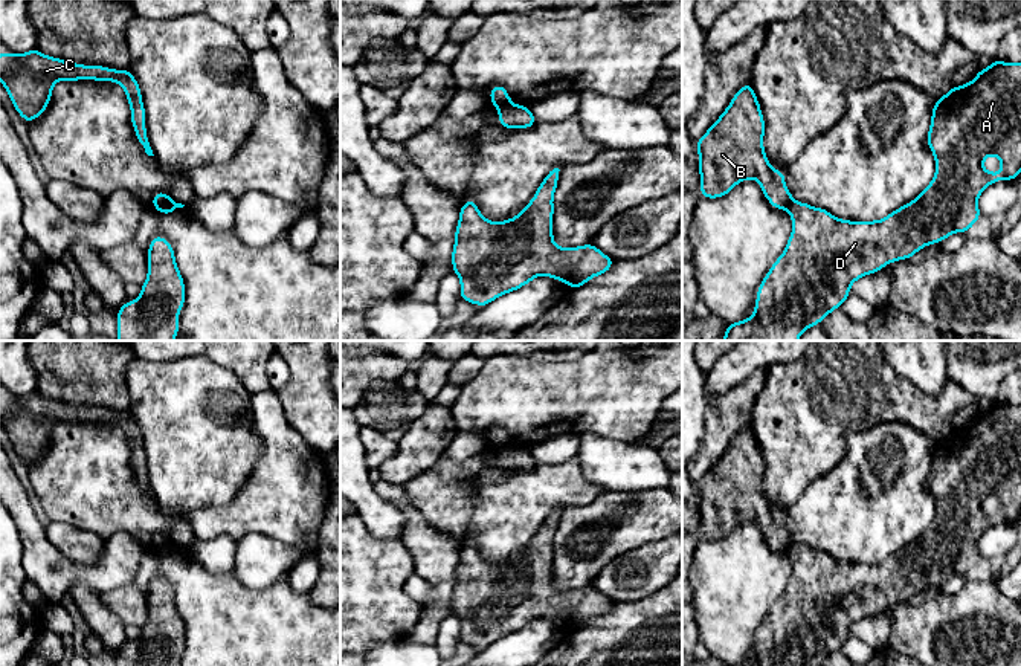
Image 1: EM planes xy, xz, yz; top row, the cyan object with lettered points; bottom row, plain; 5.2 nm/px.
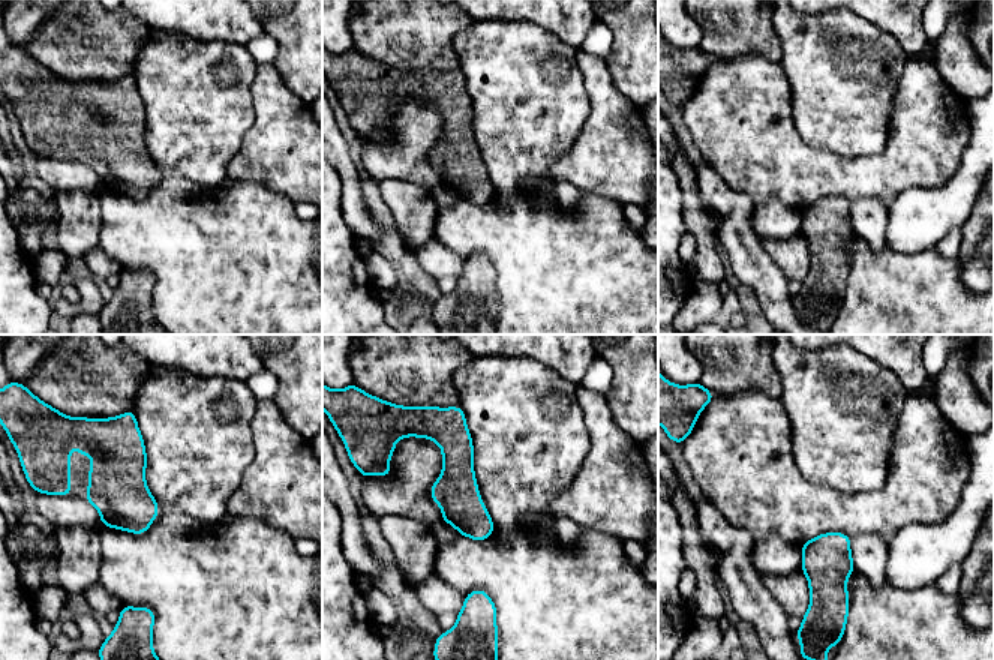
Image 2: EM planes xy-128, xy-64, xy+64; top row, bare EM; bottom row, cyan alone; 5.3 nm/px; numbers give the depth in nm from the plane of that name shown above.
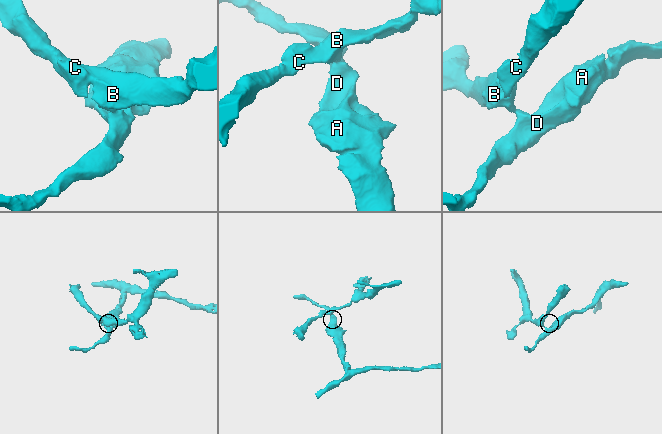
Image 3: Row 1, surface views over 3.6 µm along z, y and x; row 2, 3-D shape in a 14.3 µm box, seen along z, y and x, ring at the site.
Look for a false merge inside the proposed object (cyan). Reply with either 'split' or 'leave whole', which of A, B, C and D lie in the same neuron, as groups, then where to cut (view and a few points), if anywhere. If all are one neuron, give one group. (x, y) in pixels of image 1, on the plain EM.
split | A D / B C | xy (168, 539), (154, 549)

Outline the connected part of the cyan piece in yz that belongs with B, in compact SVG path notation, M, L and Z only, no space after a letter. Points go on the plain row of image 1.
M745 426L708 474L696 483L701 538L726 538L739 524L757 521L772 550L792 544L784 513L771 510L763 492L765 461L754 431Z

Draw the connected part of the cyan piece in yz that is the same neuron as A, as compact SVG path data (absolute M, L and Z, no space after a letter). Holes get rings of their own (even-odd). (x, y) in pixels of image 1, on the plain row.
M995 402L987 411L978 412L974 423L954 428L943 440L936 441L926 484L936 500L932 524L919 539L884 562L839 562L823 550L792 542L786 550L794 564L787 588L757 631L754 657L736 666L821 666L830 654L842 648L853 623L876 616L896 602L908 602L919 591L940 585L954 574L968 574L981 559L977 547L981 533L997 522L1015 522L1021 513L1021 405L1009 406ZM989 496L1001 503L1001 515L983 512L983 503Z

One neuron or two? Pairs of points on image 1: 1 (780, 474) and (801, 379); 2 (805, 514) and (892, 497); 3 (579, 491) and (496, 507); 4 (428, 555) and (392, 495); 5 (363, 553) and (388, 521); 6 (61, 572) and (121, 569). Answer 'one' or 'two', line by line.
1: one
2: one
3: one
4: one
5: two
6: one

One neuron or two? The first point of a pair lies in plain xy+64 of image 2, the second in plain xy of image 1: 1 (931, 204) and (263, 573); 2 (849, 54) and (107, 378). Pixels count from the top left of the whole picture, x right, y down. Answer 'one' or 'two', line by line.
1: one
2: two

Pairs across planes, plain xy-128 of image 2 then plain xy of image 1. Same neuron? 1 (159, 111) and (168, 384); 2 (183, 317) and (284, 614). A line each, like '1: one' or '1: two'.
1: one
2: one

